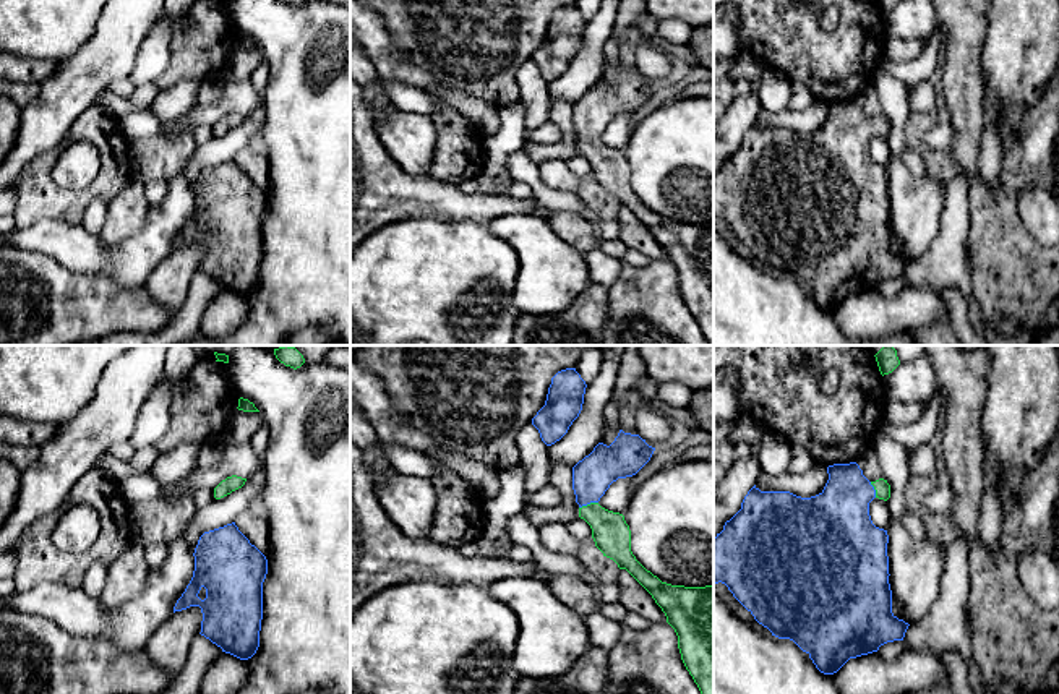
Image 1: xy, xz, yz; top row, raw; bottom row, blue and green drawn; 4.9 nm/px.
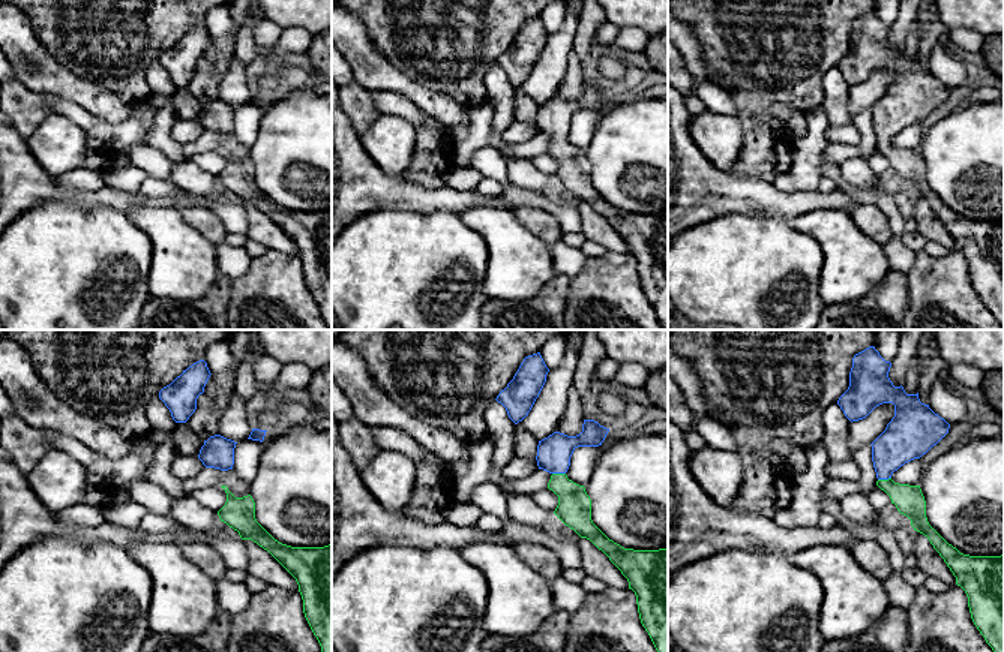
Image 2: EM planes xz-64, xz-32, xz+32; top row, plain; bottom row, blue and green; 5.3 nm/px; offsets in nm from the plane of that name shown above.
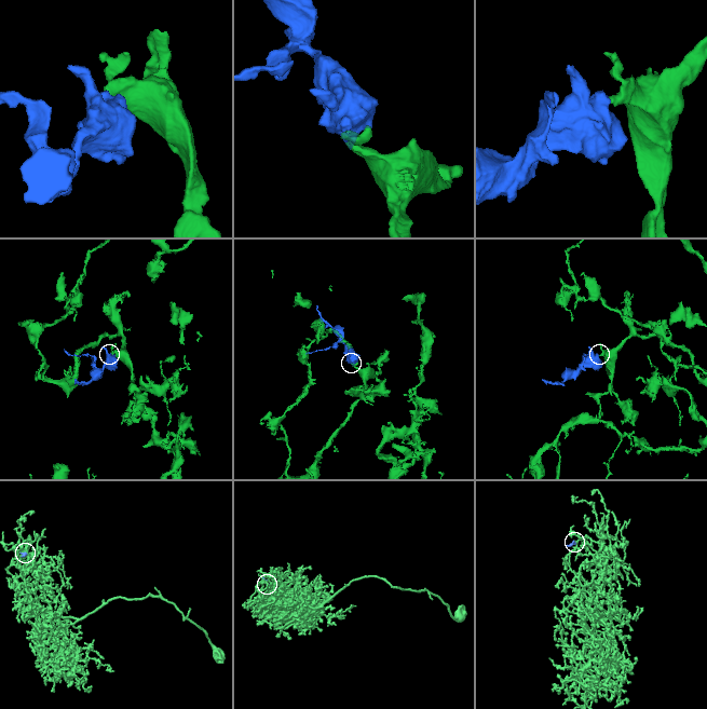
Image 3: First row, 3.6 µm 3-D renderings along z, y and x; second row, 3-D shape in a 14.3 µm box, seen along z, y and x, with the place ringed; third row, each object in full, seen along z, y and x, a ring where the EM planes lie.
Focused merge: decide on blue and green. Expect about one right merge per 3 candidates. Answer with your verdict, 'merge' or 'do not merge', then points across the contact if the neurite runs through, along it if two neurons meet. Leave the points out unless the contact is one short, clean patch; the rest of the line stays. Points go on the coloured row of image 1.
merge | across xz (592, 475), (587, 503), (612, 535)

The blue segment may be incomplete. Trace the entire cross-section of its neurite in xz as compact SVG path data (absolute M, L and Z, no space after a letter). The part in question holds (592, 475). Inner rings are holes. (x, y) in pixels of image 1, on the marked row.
M623 430L610 446L598 443L572 467L579 517L590 525L603 556L626 569L652 595L678 636L681 660L701 694L714 694L714 584L684 587L662 582L632 555L624 516L598 504L613 482L636 475L654 451L639 435Z

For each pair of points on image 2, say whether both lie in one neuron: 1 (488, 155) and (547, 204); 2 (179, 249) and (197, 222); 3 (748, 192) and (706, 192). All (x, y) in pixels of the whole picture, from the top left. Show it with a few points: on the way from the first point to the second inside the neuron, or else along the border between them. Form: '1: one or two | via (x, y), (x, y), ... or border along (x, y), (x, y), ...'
1: one | via (498, 171), (520, 197), (530, 198)
2: two | border along (180, 209), (182, 218), (215, 246)
3: one | via (737, 192), (716, 192)

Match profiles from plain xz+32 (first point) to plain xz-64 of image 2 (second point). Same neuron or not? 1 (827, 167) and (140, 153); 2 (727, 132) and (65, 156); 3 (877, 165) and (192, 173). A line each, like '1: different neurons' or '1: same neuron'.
1: same neuron
2: same neuron
3: different neurons

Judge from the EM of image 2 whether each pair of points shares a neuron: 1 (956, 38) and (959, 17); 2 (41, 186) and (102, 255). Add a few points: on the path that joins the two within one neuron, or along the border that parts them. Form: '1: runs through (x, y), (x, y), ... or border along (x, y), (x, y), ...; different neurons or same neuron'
1: border along (952, 29), (974, 29), (986, 36); different neurons
2: border along (90, 207), (69, 203), (39, 203), (23, 213); different neurons

